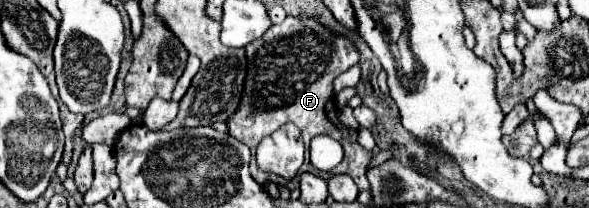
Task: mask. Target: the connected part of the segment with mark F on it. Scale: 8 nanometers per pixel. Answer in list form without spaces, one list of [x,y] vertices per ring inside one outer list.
[[[287,16],[283,24],[271,26],[271,30],[267,30],[259,40],[245,46],[245,52],[249,70],[241,104],[227,120],[229,134],[247,144],[253,154],[259,142],[285,122],[293,122],[301,128],[305,146],[309,146],[313,136],[329,134],[339,140],[345,150],[339,172],[349,174],[357,182],[359,190],[367,190],[369,182],[365,178],[365,170],[373,152],[365,150],[357,142],[357,130],[345,128],[339,122],[339,110],[333,94],[333,80],[359,62],[361,54],[355,44],[347,36],[331,32],[317,16]]]

